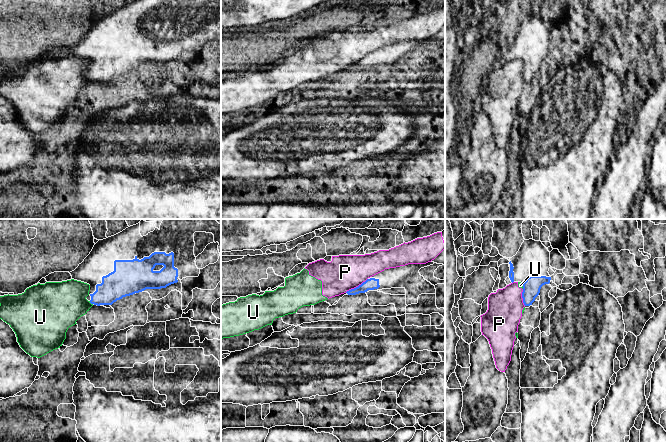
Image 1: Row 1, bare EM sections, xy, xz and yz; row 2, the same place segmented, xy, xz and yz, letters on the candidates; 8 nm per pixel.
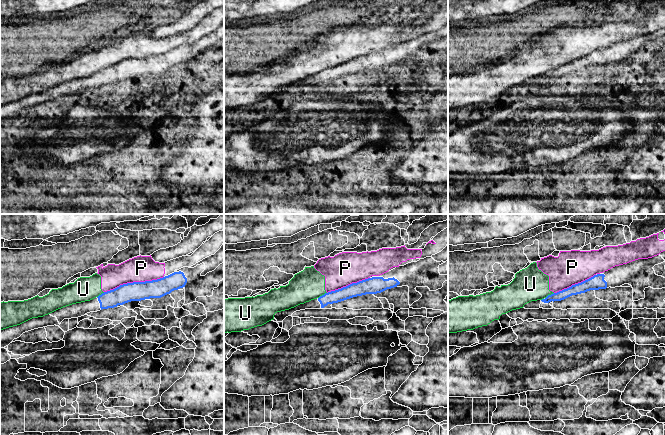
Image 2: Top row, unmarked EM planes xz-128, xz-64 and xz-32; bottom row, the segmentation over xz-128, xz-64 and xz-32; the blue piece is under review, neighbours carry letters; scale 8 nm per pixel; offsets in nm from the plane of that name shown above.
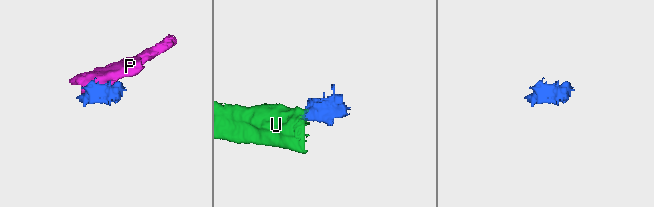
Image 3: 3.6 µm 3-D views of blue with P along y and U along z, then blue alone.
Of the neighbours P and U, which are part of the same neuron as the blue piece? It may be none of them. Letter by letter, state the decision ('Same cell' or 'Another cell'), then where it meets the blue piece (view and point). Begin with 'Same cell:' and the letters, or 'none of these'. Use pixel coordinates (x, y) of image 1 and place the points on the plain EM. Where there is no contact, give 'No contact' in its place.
Same cell: none of these
P: Another cell. Touches blue at xz (356, 63)
U: Another cell. Touches blue at xy (91, 79)

